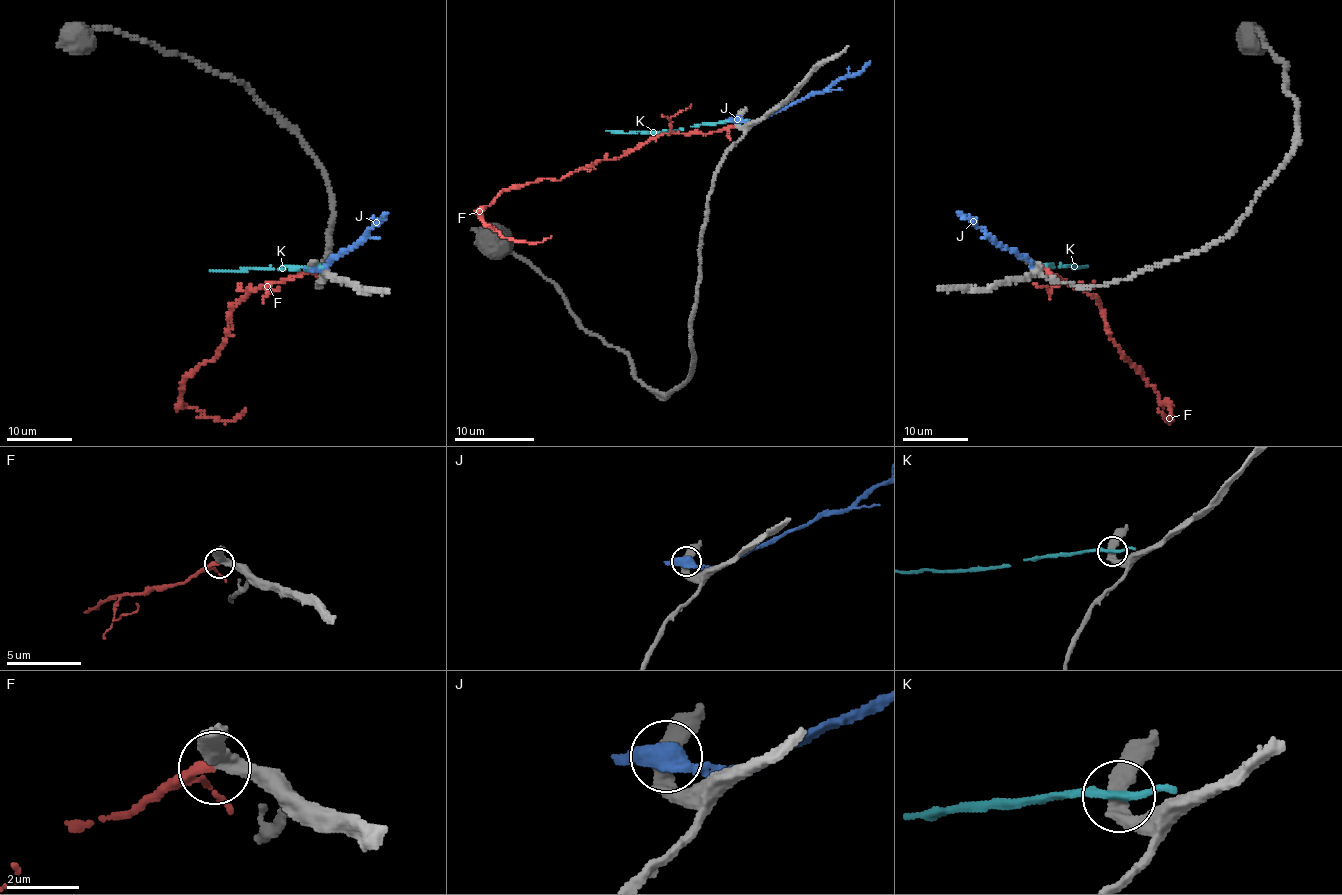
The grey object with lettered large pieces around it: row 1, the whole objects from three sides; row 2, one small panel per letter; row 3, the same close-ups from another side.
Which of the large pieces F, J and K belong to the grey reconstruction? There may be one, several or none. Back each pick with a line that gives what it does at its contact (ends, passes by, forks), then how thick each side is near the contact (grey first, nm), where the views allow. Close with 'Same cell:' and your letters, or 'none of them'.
F: It passes by. Thickness 320 nm (grey) against 150 nm
Same cell: F

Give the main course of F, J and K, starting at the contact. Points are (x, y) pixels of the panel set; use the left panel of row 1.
F: (313, 268), (242, 297), (219, 353), (182, 380), (180, 405), (224, 421), (245, 407)
J: (314, 266), (322, 268), (342, 251), (357, 245), (385, 212)
K: (315, 268), (211, 270)

